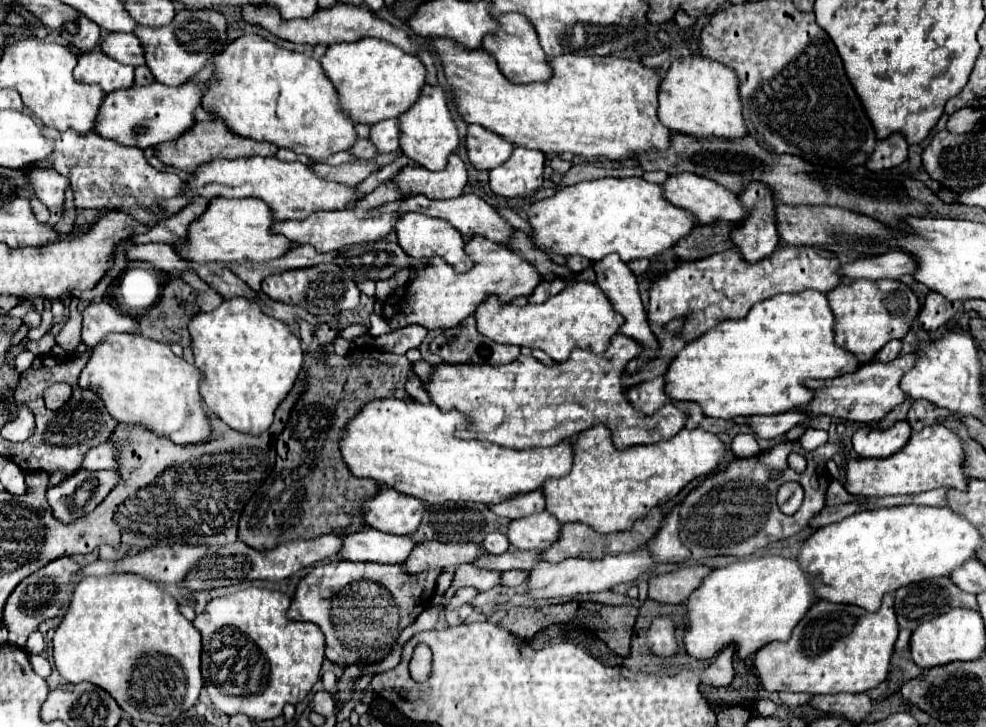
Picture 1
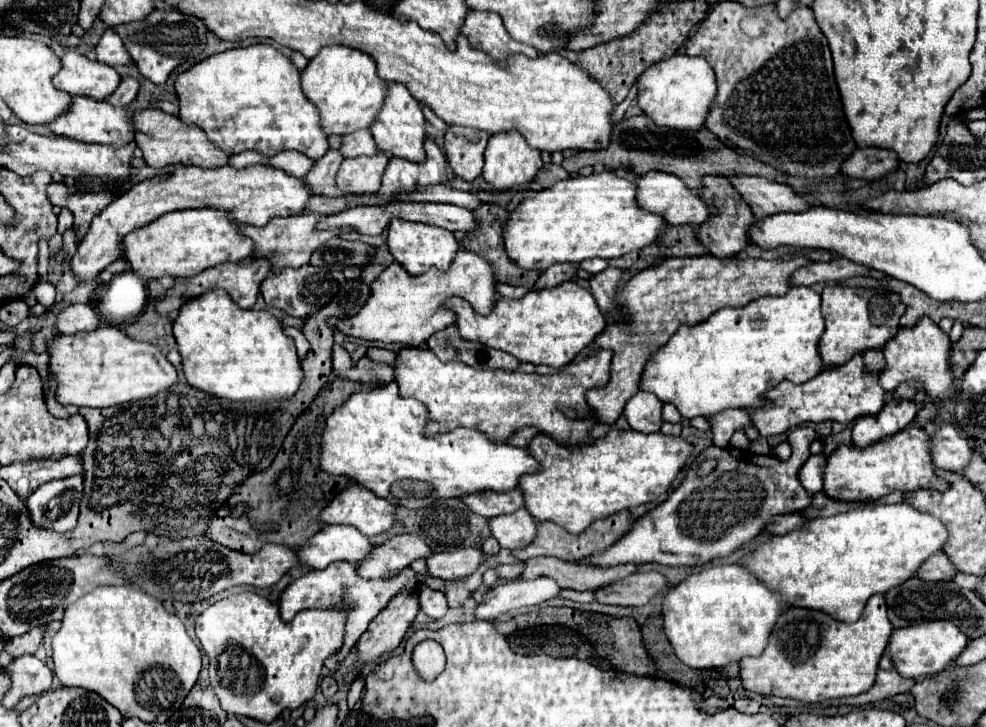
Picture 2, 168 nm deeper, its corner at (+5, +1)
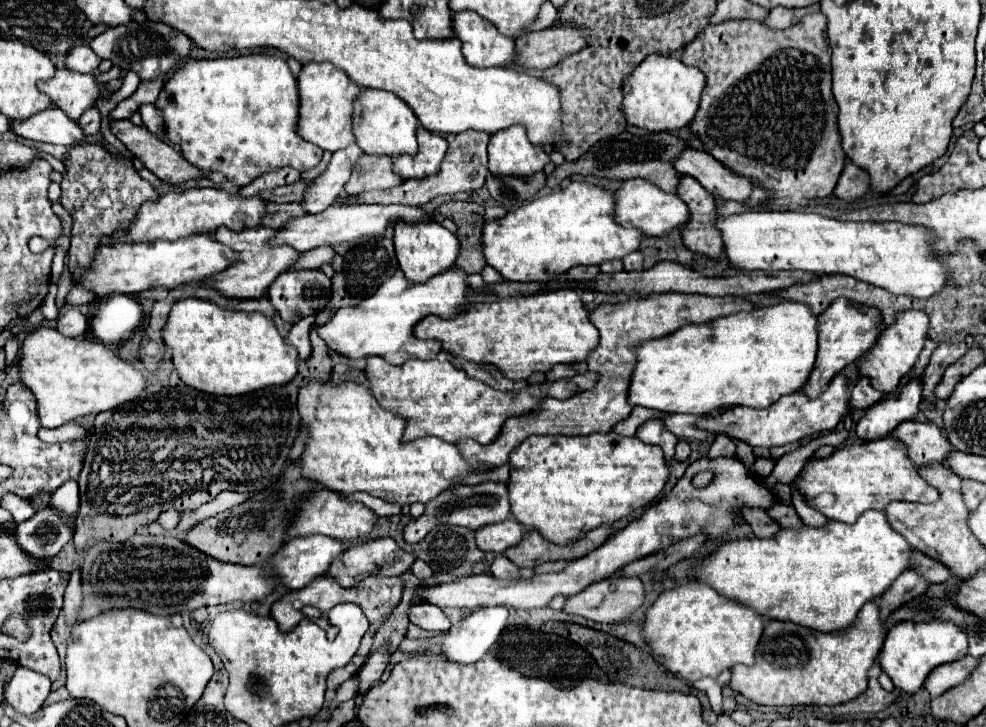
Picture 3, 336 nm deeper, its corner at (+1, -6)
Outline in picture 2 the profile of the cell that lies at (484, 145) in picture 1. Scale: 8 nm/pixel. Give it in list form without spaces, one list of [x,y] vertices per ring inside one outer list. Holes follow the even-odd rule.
[[[449,127],[445,133],[445,155],[457,177],[473,181],[483,169],[483,151],[489,133],[471,127]]]

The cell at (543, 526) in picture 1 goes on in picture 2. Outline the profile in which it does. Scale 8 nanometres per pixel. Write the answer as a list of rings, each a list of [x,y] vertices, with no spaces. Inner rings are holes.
[[[519,509],[515,513],[489,519],[489,529],[501,547],[519,549],[535,539],[537,523],[525,509]]]

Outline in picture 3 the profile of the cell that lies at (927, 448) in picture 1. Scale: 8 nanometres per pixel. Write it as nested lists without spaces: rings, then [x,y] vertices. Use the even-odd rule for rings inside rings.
[[[881,438],[881,440],[873,440],[873,442],[861,442],[861,444],[849,444],[843,448],[837,448],[829,458],[825,460],[809,460],[801,474],[795,480],[799,492],[803,496],[807,496],[809,504],[819,510],[821,514],[825,514],[829,520],[839,520],[839,522],[847,522],[853,524],[865,510],[885,510],[889,502],[893,500],[905,500],[905,502],[937,502],[939,500],[939,492],[935,488],[931,488],[919,474],[919,468],[911,462],[909,454],[907,454],[907,446],[897,440],[897,438]]]

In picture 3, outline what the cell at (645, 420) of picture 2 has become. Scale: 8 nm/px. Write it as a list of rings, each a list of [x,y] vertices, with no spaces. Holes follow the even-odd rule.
[[[649,418],[649,420],[645,420],[637,428],[635,436],[641,442],[645,442],[645,444],[657,444],[657,446],[661,446],[663,452],[665,452],[665,456],[667,456],[667,460],[671,460],[675,456],[675,444],[677,444],[679,438],[665,428],[665,424],[663,424],[661,418]]]

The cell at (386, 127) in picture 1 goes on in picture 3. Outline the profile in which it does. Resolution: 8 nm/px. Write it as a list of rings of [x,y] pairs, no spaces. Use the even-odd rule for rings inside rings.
[[[351,144],[351,146],[343,148],[343,150],[333,152],[329,168],[319,178],[315,178],[311,182],[311,186],[309,186],[307,194],[305,194],[303,208],[309,214],[319,214],[327,206],[331,206],[331,202],[335,200],[335,196],[339,196],[343,192],[343,186],[349,180],[355,162],[363,154],[365,152],[357,144]]]

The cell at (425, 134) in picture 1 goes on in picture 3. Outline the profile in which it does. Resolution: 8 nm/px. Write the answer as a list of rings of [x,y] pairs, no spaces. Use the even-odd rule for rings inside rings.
[[[363,90],[363,94],[357,98],[355,104],[355,116],[353,116],[353,130],[357,132],[357,144],[365,154],[375,156],[415,156],[417,154],[417,128],[419,120],[415,112],[407,106],[405,100],[401,100],[397,94],[387,90]]]

